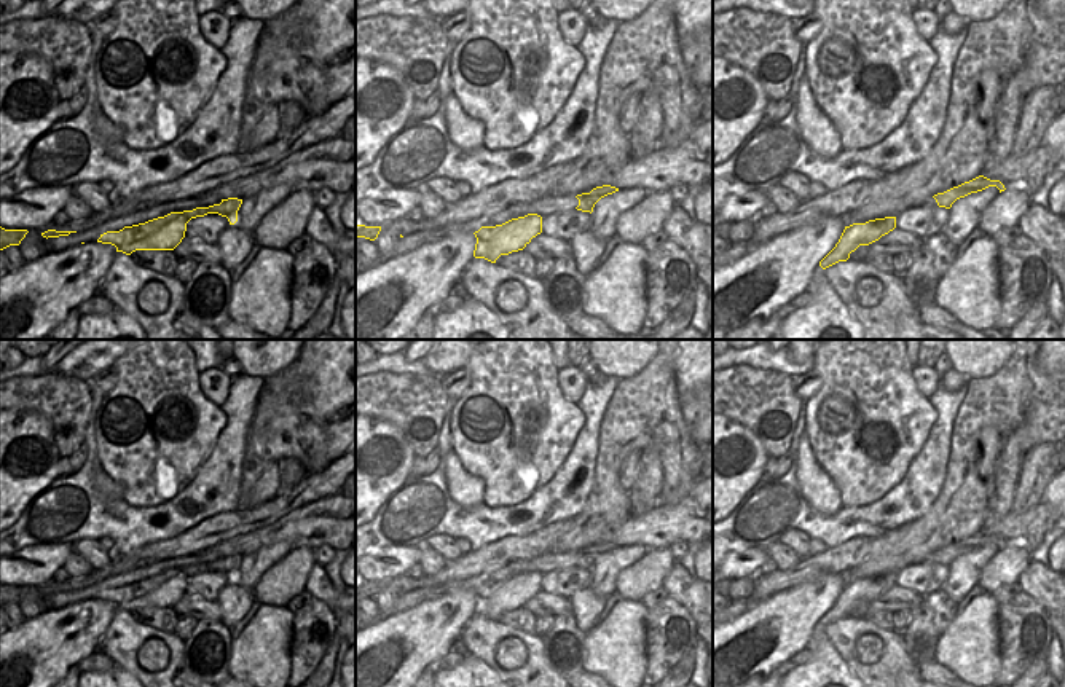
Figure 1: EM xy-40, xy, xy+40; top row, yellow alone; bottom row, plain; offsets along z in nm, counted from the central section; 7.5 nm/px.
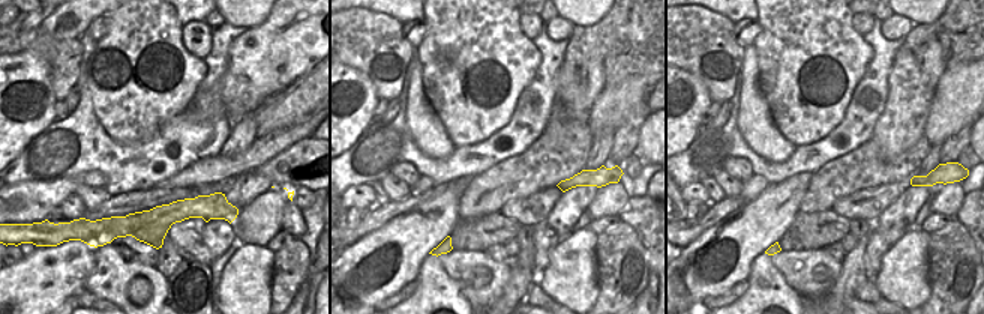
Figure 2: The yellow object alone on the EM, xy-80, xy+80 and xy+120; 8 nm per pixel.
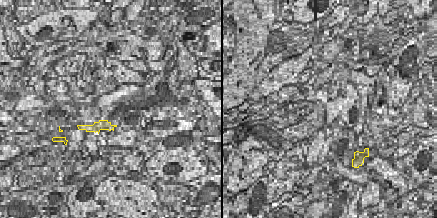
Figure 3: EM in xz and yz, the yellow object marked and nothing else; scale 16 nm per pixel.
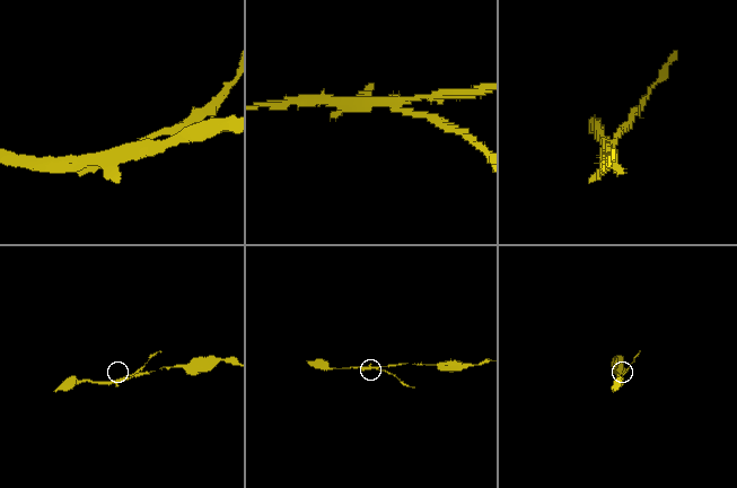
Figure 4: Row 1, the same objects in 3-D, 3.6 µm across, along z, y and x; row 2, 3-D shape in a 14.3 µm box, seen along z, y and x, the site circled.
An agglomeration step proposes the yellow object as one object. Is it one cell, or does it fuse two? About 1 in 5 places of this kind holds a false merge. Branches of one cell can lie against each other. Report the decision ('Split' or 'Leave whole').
Leave whole

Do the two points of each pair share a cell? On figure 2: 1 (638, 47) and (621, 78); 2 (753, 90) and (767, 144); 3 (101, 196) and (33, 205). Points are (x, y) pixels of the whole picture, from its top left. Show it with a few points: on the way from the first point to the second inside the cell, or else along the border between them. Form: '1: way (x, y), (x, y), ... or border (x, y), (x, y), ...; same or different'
1: border (606, 74), (629, 69), (639, 72), (650, 86); different
2: way (753, 104), (755, 123), (759, 131); same
3: border (104, 188), (92, 188), (81, 184), (74, 193); different

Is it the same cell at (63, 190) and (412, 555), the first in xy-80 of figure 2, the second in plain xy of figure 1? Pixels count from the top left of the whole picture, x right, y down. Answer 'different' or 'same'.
same

